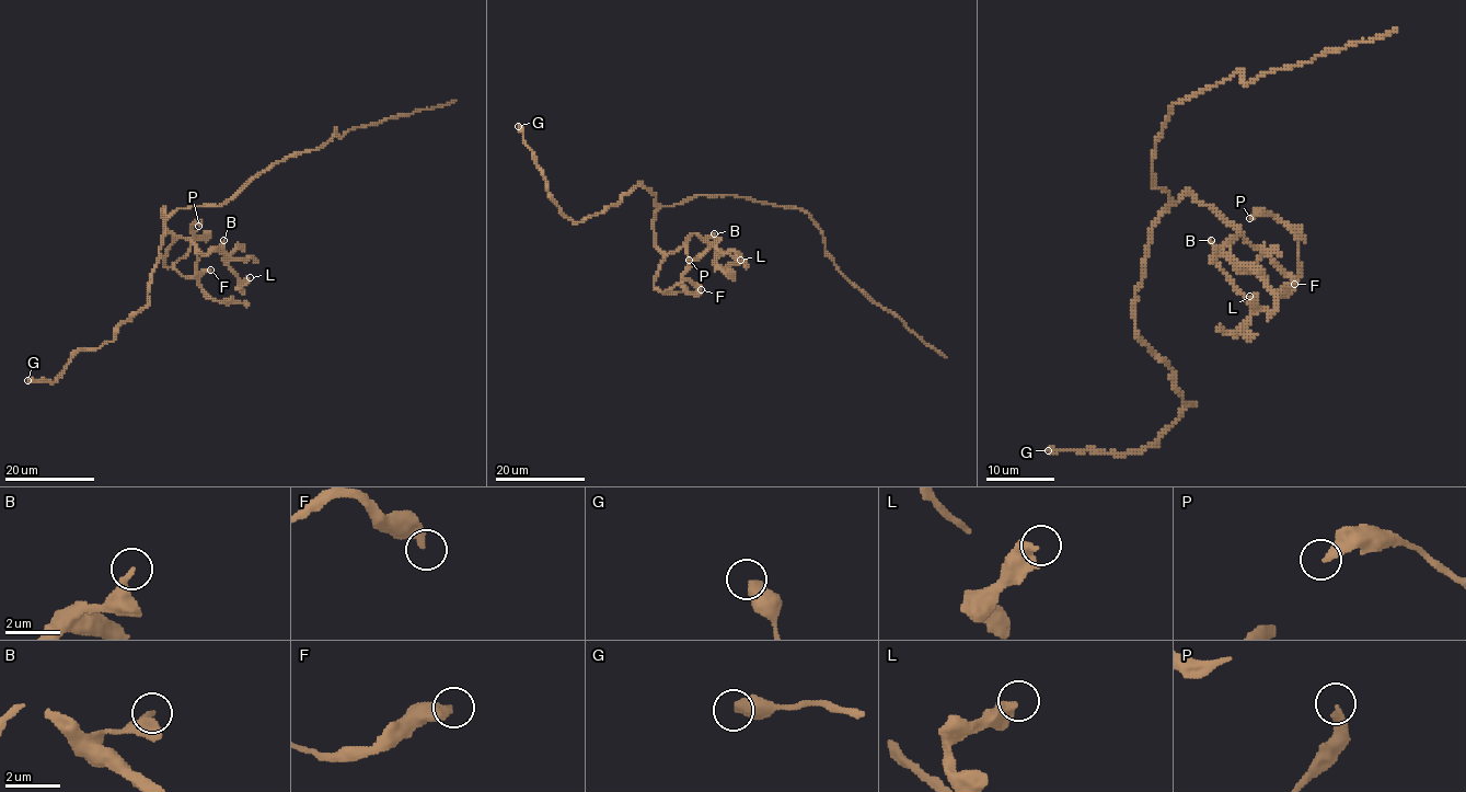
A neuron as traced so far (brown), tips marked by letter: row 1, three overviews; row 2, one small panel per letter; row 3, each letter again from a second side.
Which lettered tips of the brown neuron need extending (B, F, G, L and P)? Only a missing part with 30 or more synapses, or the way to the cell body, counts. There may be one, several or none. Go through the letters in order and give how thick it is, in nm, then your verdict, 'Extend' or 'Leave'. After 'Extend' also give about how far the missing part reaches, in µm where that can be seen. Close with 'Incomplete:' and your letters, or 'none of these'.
B: Thickness 240 nm. Leave
F: Thickness 280 nm. Leave
G: Thickness 480 nm. Leave
L: Thickness 480 nm. Leave
P: Thickness 260 nm. Leave
Incomplete: none of these

